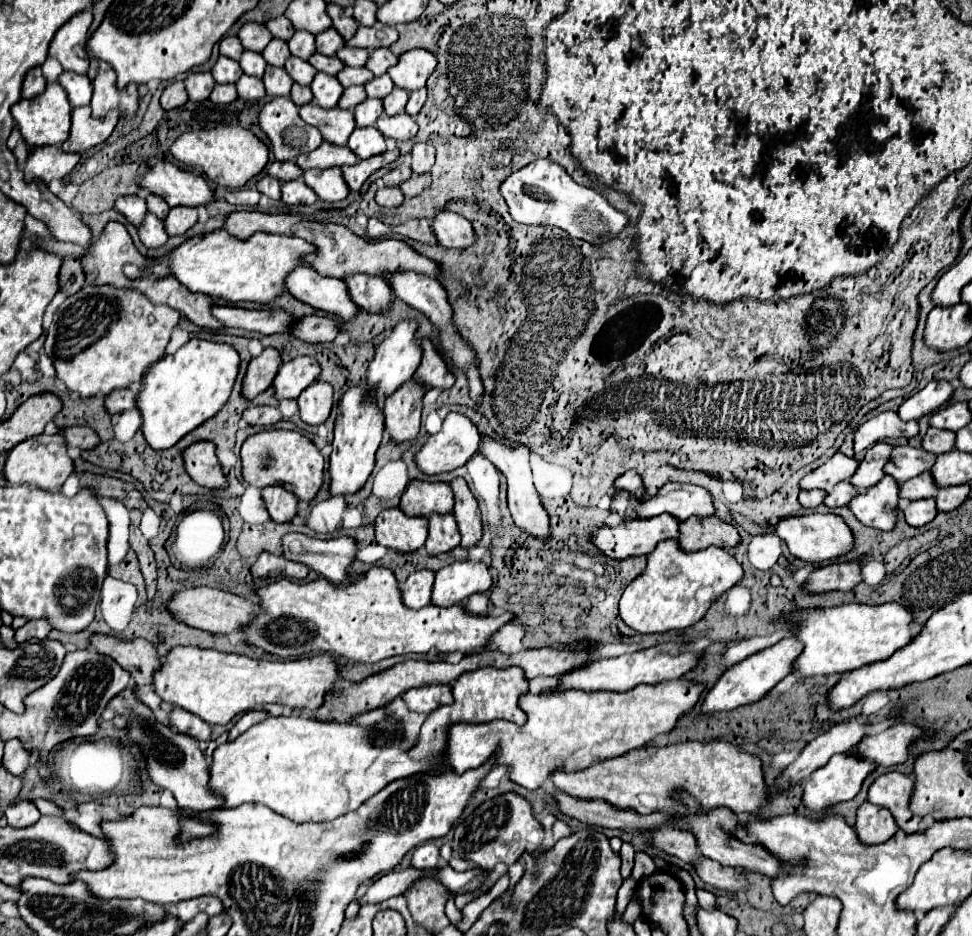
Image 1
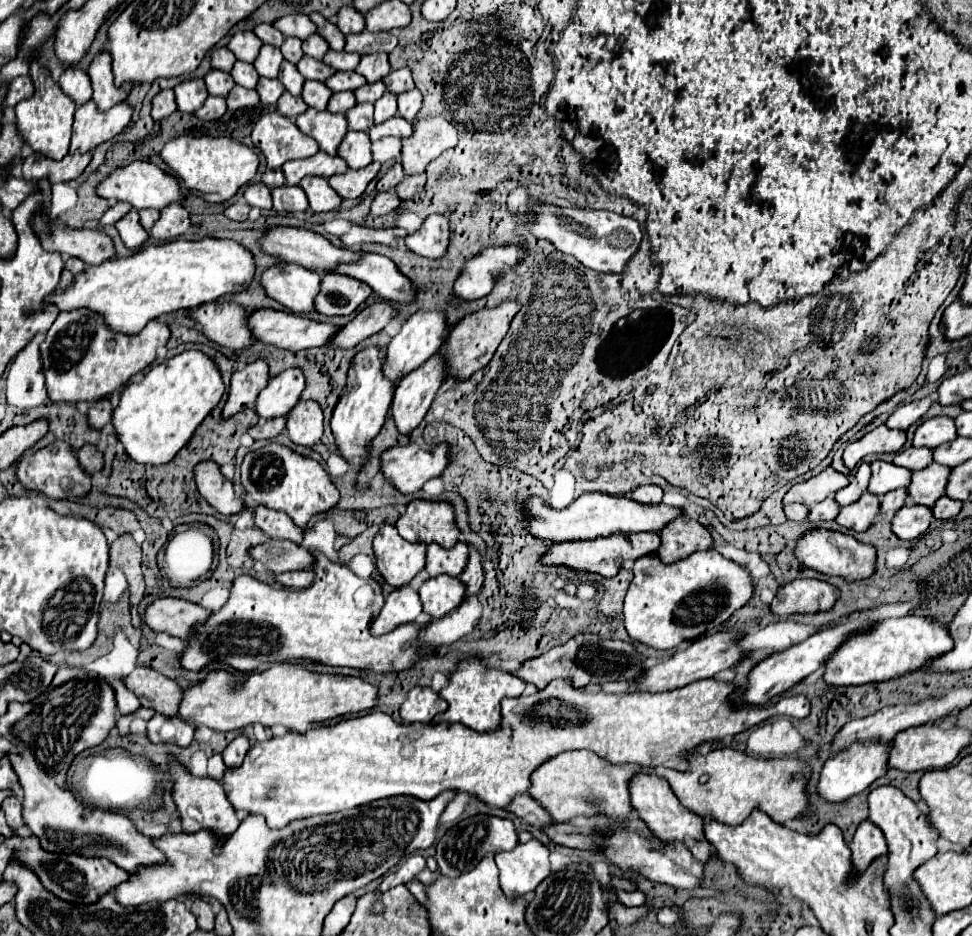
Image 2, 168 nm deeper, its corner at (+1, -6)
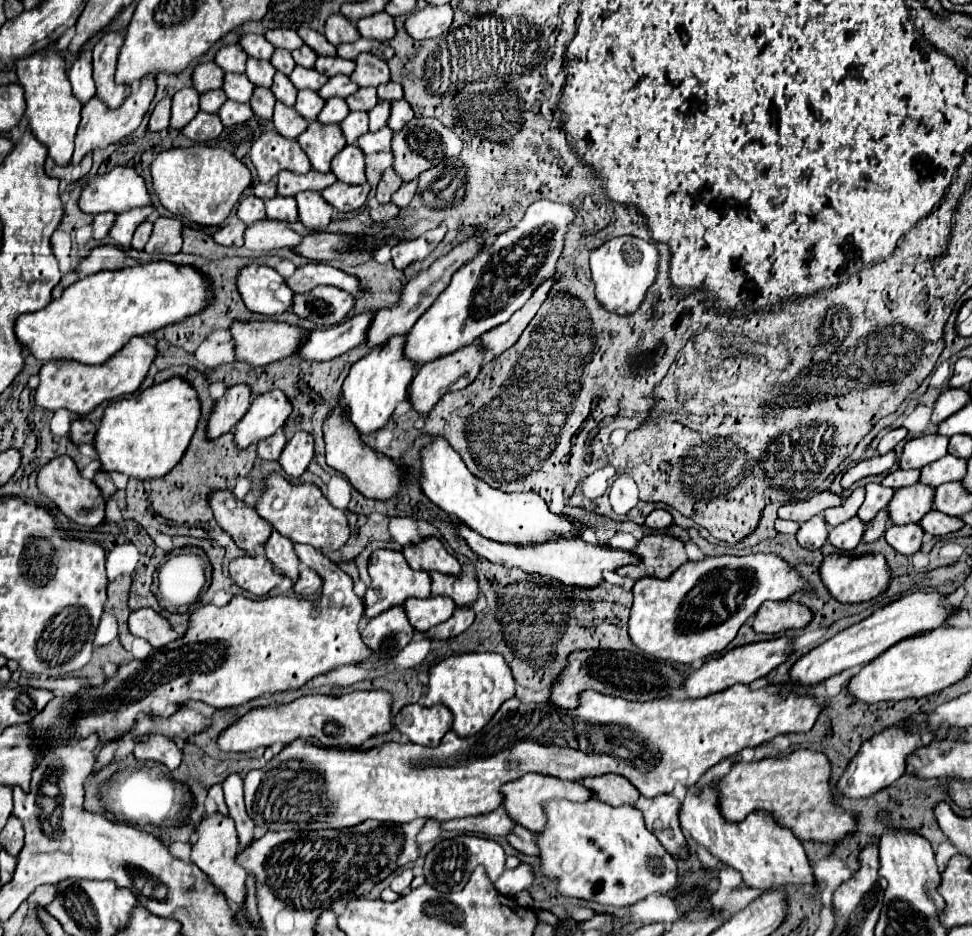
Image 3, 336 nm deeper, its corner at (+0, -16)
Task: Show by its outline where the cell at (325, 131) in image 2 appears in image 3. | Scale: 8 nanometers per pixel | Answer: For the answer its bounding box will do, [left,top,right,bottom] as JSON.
[297,122,345,172]

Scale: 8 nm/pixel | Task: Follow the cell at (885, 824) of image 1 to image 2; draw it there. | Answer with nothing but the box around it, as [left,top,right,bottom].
[850,820,888,870]

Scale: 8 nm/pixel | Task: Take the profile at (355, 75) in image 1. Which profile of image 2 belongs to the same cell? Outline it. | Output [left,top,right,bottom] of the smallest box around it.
[326,72,366,92]

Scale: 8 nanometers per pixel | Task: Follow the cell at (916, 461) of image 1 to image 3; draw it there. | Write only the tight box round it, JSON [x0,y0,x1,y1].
[857,484,895,524]

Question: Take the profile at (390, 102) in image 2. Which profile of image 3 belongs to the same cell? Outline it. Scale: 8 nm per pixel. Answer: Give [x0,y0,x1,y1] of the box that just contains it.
[369,100,389,132]

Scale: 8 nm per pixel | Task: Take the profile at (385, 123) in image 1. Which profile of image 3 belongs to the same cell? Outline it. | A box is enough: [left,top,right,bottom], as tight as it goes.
[357,128,393,154]

